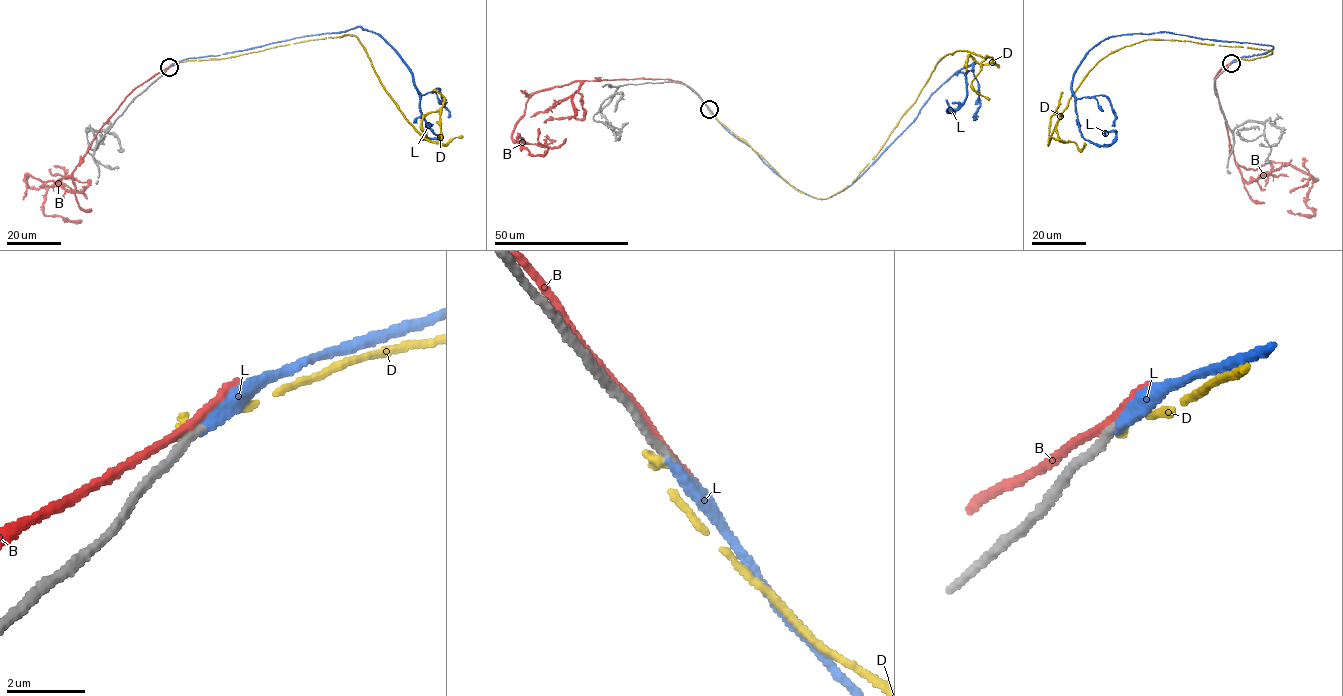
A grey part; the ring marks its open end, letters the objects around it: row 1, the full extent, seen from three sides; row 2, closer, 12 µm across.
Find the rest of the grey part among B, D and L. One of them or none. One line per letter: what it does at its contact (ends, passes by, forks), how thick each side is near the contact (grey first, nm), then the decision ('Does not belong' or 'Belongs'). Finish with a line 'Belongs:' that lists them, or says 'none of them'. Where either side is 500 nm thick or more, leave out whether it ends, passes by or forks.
B: It passes by. Thickness 260 nm (grey) against 200 nm. Does not belong
D: It ends there. Thickness 240 nm (grey) against 240 nm. Does not belong
L: It ends there. Thickness 240 nm (grey) against 320 nm. Belongs
Belongs: L

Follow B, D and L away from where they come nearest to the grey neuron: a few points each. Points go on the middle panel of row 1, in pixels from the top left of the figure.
B: (709, 108), (668, 79), (576, 81), (536, 91), (512, 137), (542, 155), (547, 147), (537, 141), (538, 128)
D: (709, 109), (798, 191), (826, 199), (877, 153), (938, 61), (991, 56), (968, 55), (965, 71)
L: (709, 109), (777, 175), (819, 199), (848, 187), (974, 64), (965, 102), (947, 112), (952, 102)

